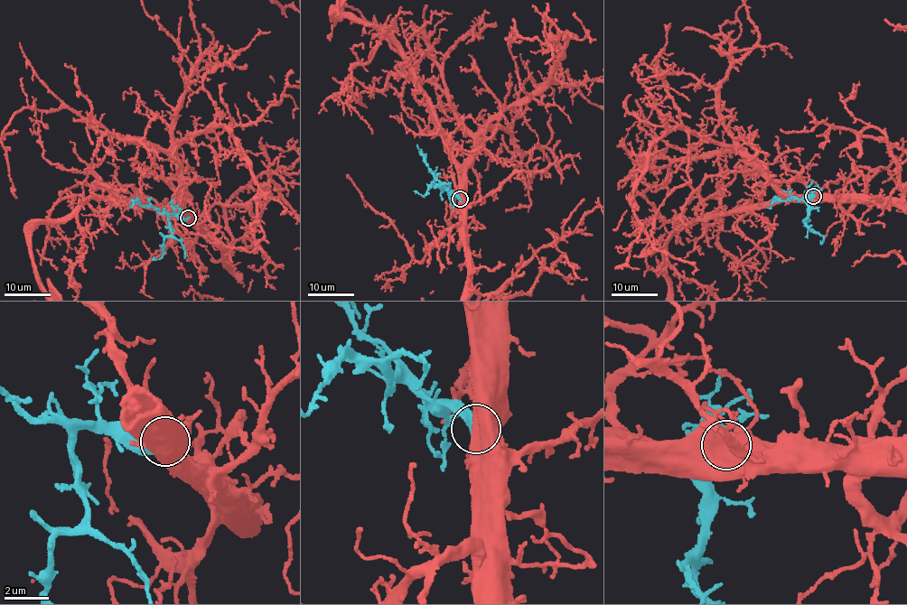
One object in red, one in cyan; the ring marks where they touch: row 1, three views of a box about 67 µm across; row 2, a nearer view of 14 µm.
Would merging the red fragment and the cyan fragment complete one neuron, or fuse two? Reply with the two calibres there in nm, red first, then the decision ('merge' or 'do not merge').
calibres 340 and 340 nm; merge

